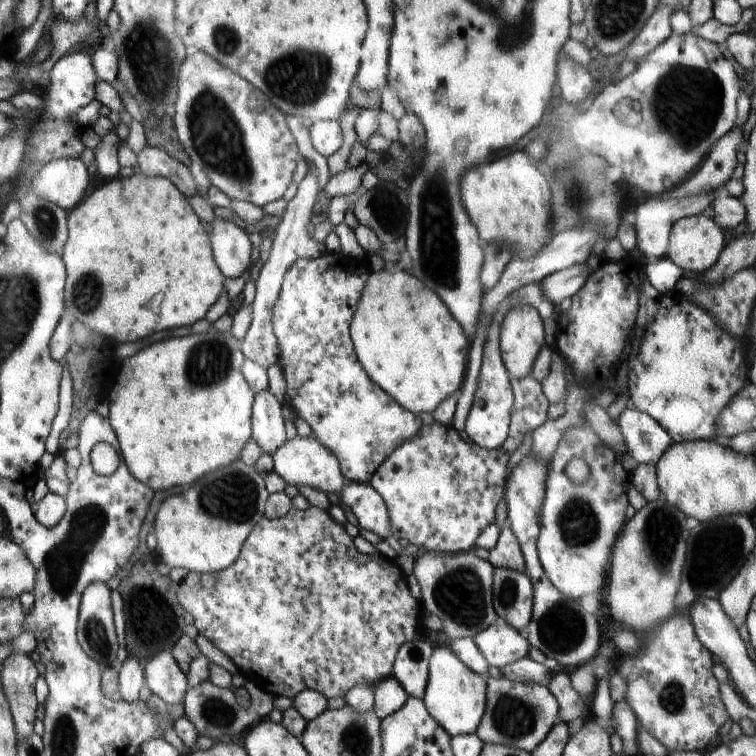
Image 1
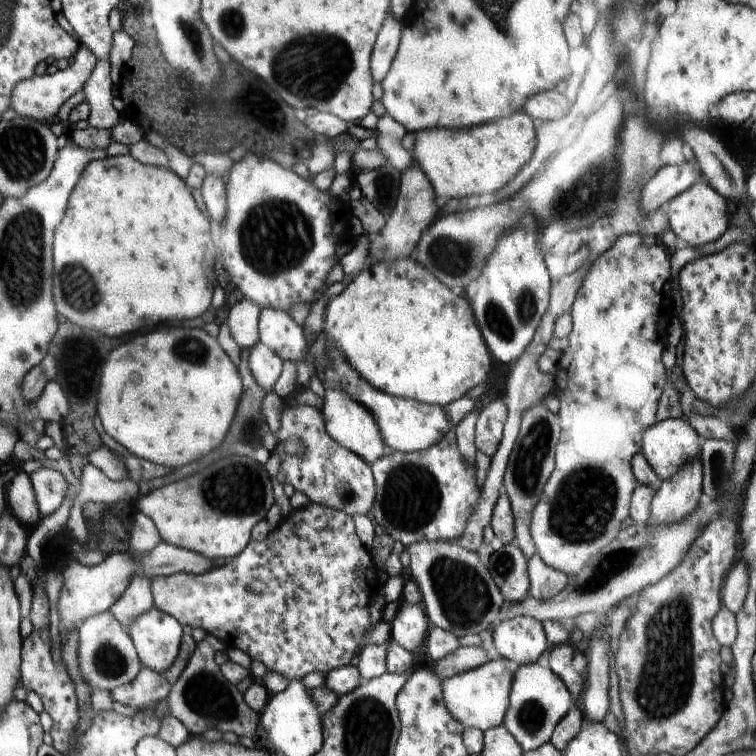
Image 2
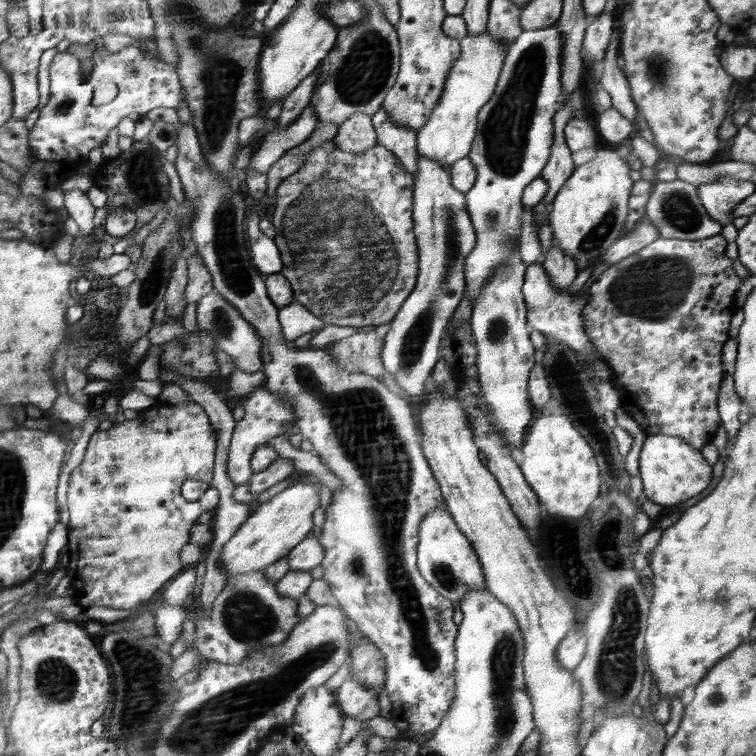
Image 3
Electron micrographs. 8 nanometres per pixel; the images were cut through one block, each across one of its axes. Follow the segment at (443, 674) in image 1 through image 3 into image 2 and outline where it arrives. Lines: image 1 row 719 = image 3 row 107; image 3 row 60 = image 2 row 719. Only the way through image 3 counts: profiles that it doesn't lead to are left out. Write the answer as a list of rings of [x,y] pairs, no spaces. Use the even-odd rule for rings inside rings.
[[[503,659],[488,661],[478,668],[445,678],[442,680],[443,699],[448,712],[465,728],[484,732],[499,727],[503,724],[510,706],[512,679],[513,673]]]

